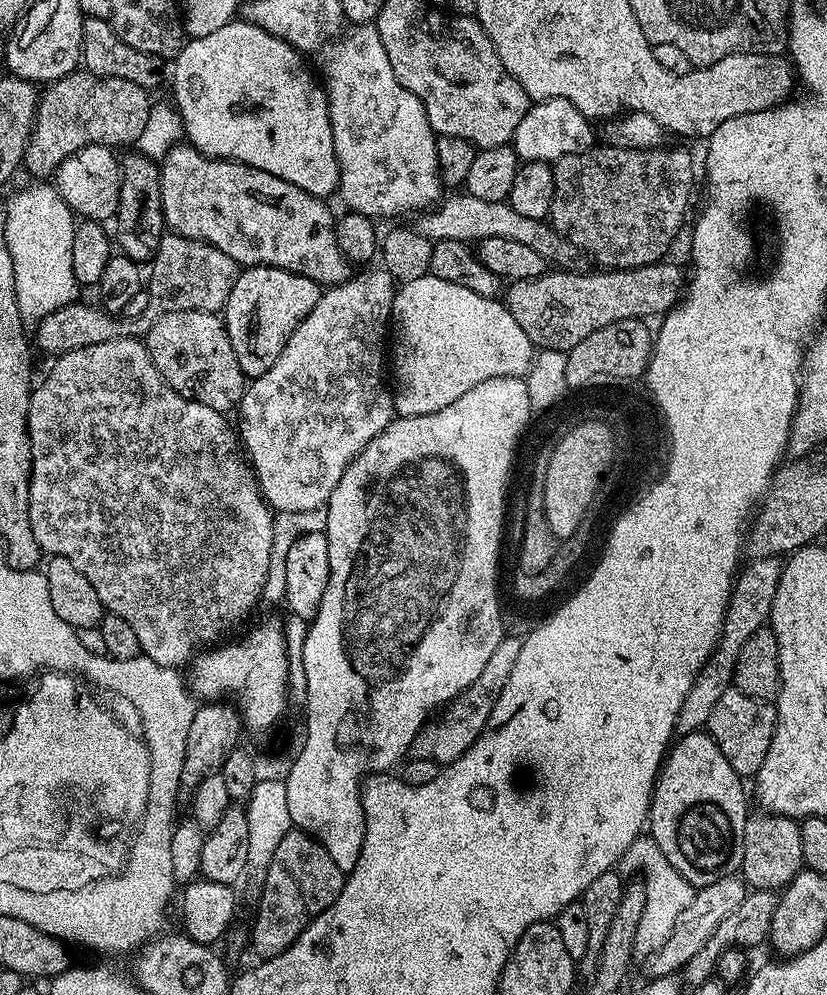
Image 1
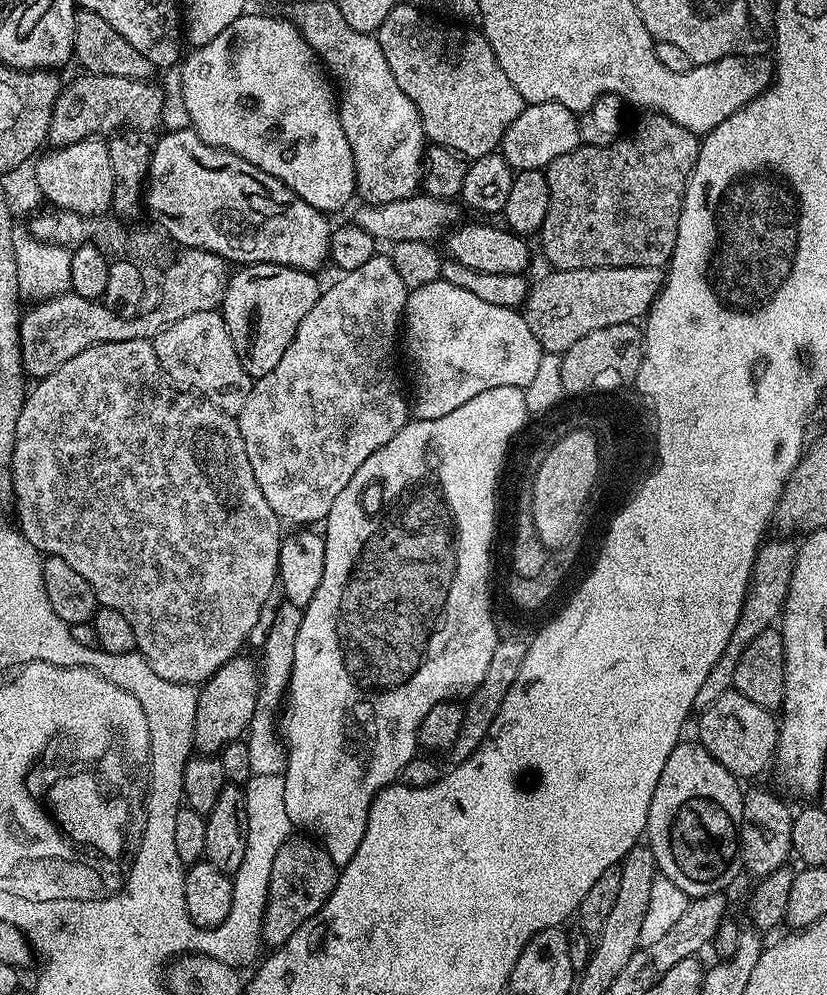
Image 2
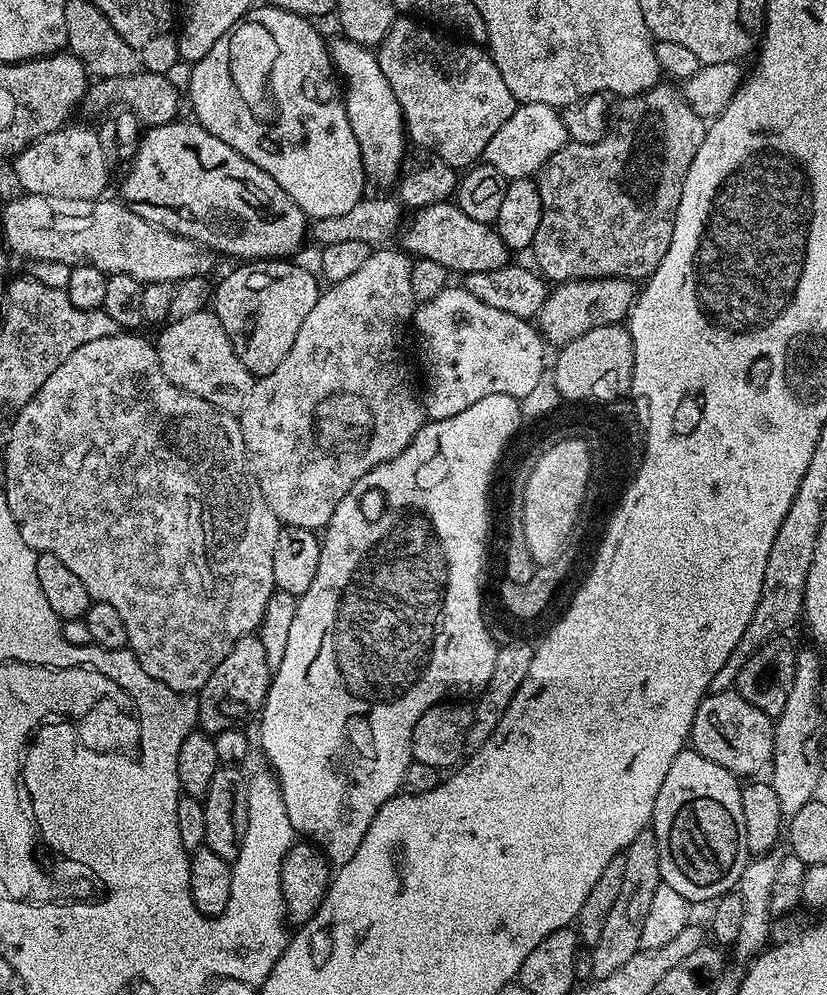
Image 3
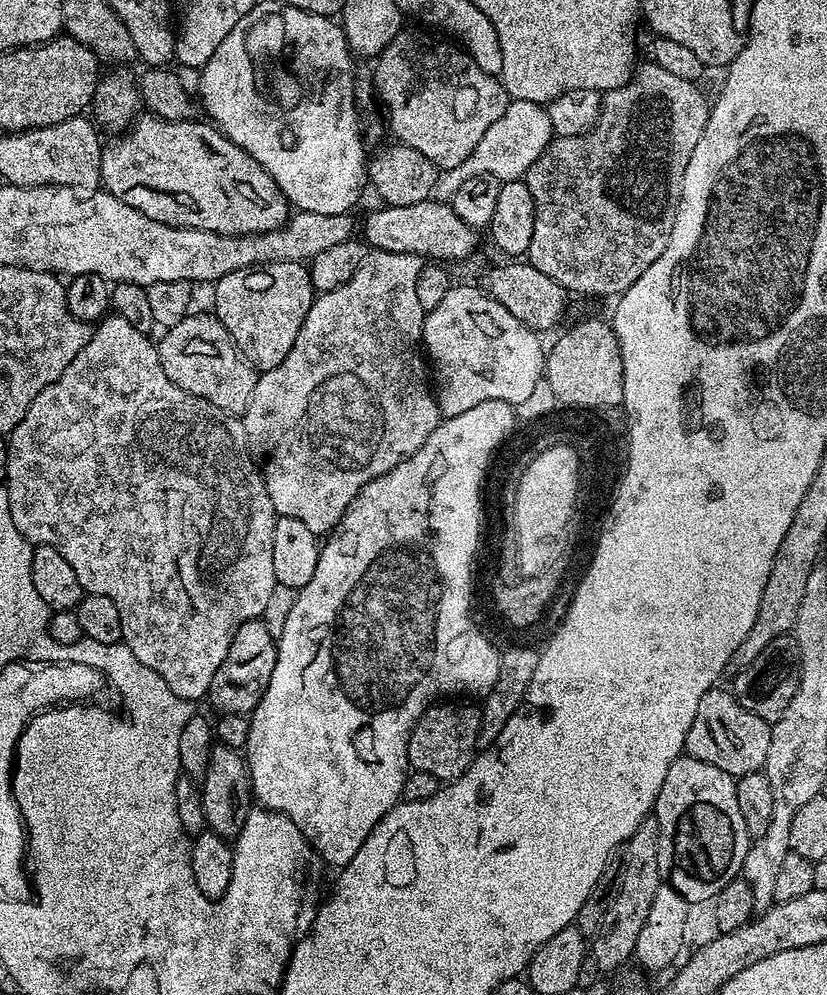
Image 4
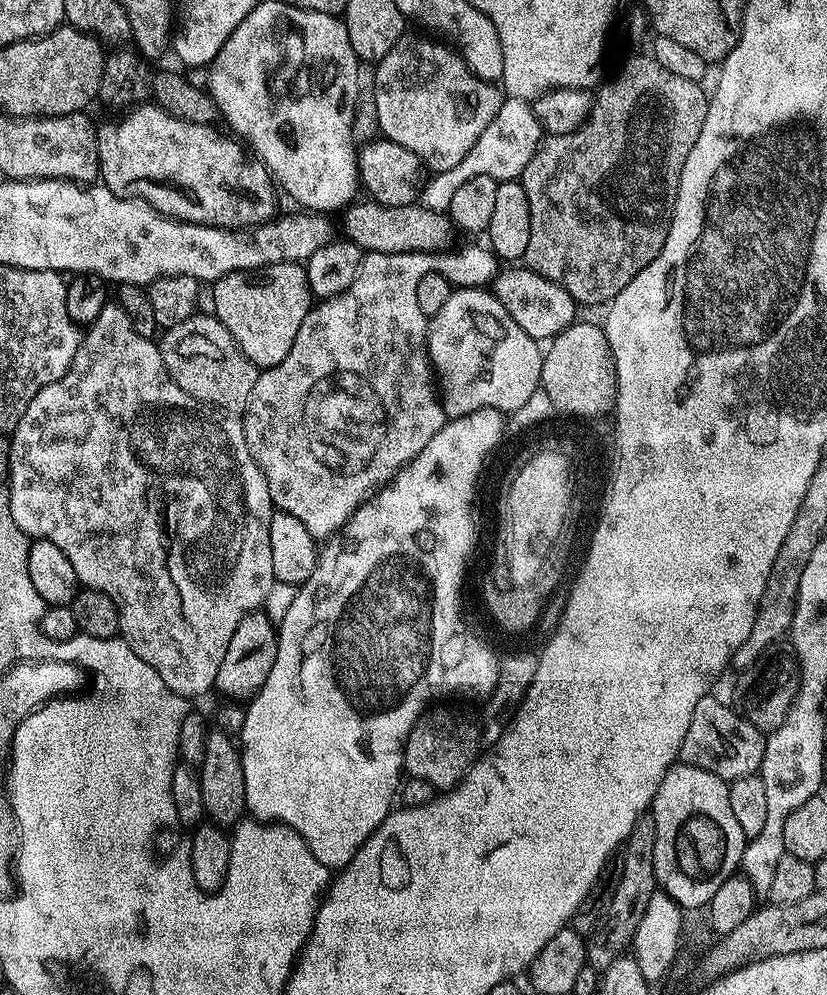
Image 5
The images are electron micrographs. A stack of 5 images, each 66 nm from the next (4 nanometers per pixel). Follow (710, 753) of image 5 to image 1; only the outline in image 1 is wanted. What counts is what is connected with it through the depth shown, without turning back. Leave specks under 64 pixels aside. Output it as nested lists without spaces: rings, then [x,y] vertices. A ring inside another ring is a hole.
[[[733,686],[726,690],[726,694],[722,694],[722,698],[718,698],[708,719],[706,731],[714,738],[718,750],[722,750],[726,762],[734,766],[740,777],[752,778],[762,766],[766,750],[770,750],[770,738],[774,738],[775,725],[776,710],[771,703],[742,694]]]

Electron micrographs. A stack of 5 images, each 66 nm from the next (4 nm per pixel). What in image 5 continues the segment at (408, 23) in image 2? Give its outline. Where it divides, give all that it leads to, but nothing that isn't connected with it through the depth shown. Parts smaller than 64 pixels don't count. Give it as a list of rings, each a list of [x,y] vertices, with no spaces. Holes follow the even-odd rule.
[[[405,34],[400,37],[394,50],[390,50],[390,54],[375,65],[376,120],[387,139],[398,142],[398,146],[406,146],[406,150],[417,156],[427,171],[429,168],[429,173],[435,174],[448,171],[462,162],[486,126],[494,121],[502,101],[502,92],[495,83],[478,78],[475,72],[470,71],[459,52],[443,42],[427,39]]]

